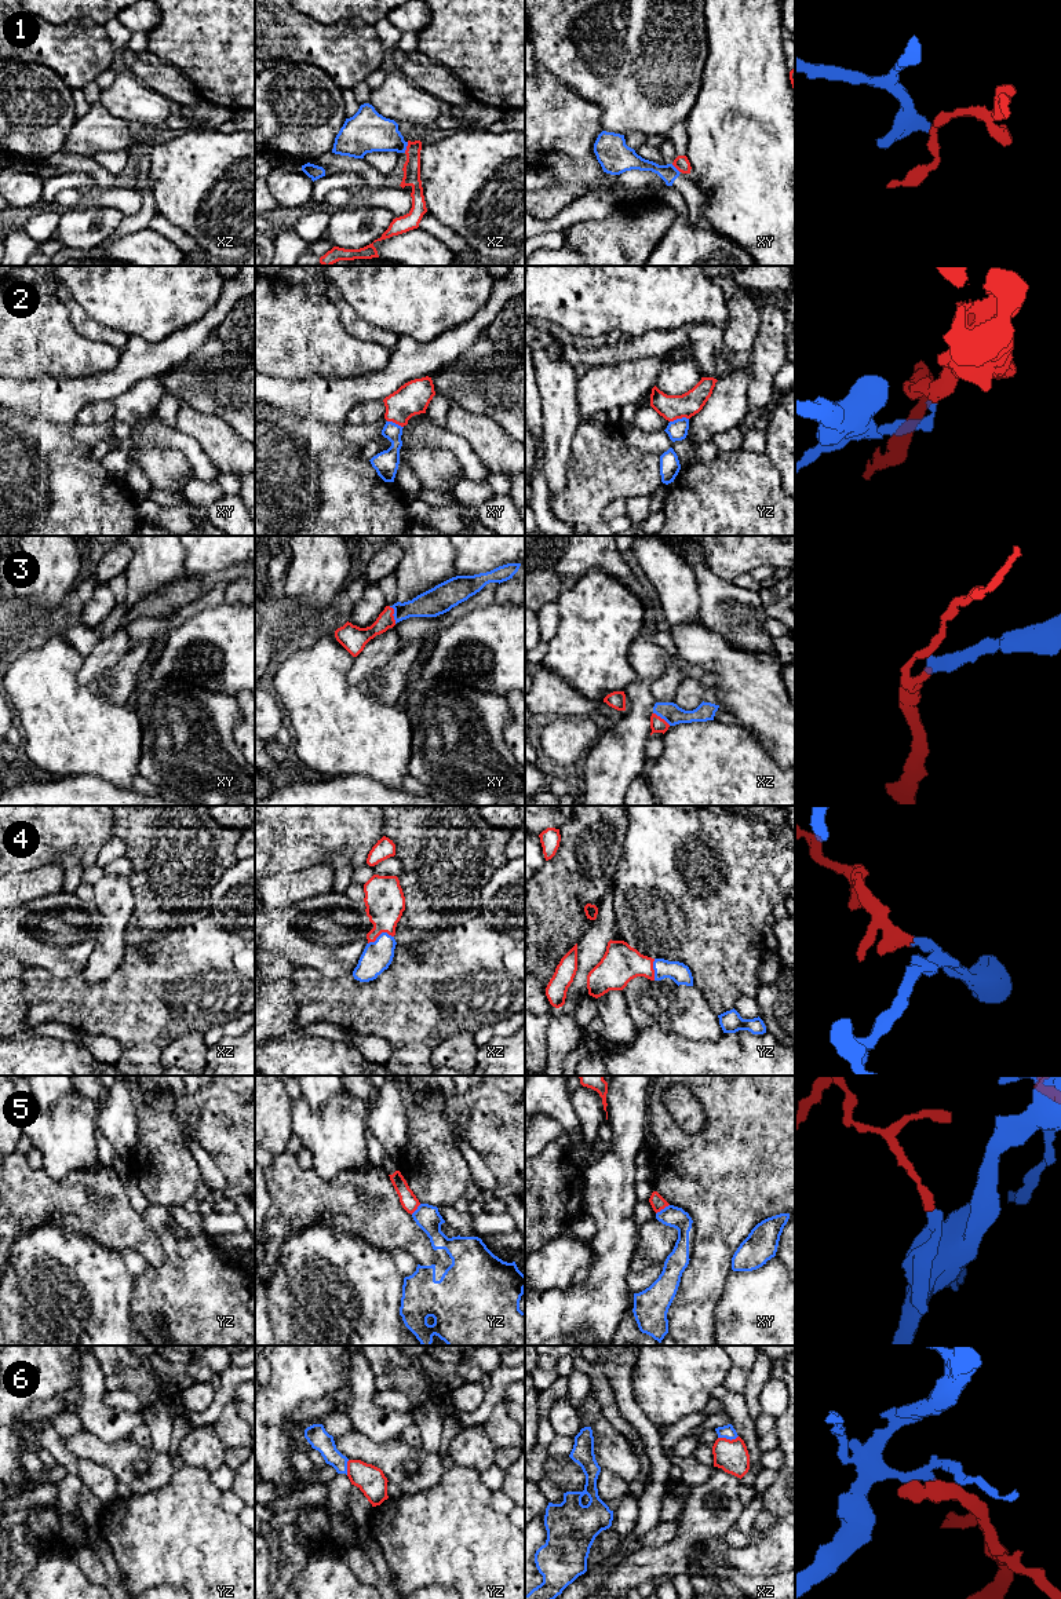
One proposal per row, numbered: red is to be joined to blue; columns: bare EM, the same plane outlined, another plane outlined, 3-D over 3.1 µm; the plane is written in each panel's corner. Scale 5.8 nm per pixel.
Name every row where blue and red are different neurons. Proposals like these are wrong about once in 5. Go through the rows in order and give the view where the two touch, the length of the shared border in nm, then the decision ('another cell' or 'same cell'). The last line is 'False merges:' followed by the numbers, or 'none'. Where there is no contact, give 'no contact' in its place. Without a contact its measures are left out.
1: xz | 70 nm | another cell
2: yz | 110 nm | another cell
3: xy | 110 nm | same cell
4: xz | 160 nm | same cell
5: xy | 100 nm | another cell
6: xz | 120 nm | same cell
False merges: 1, 2, 5

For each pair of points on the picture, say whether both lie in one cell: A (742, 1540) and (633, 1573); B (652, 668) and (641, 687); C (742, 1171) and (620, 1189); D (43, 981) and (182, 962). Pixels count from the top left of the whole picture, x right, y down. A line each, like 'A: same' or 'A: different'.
A: different
B: same
C: different
D: same

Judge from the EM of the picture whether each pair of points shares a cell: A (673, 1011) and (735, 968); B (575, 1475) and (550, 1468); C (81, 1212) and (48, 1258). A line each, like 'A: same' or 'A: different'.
A: different
B: same
C: different

